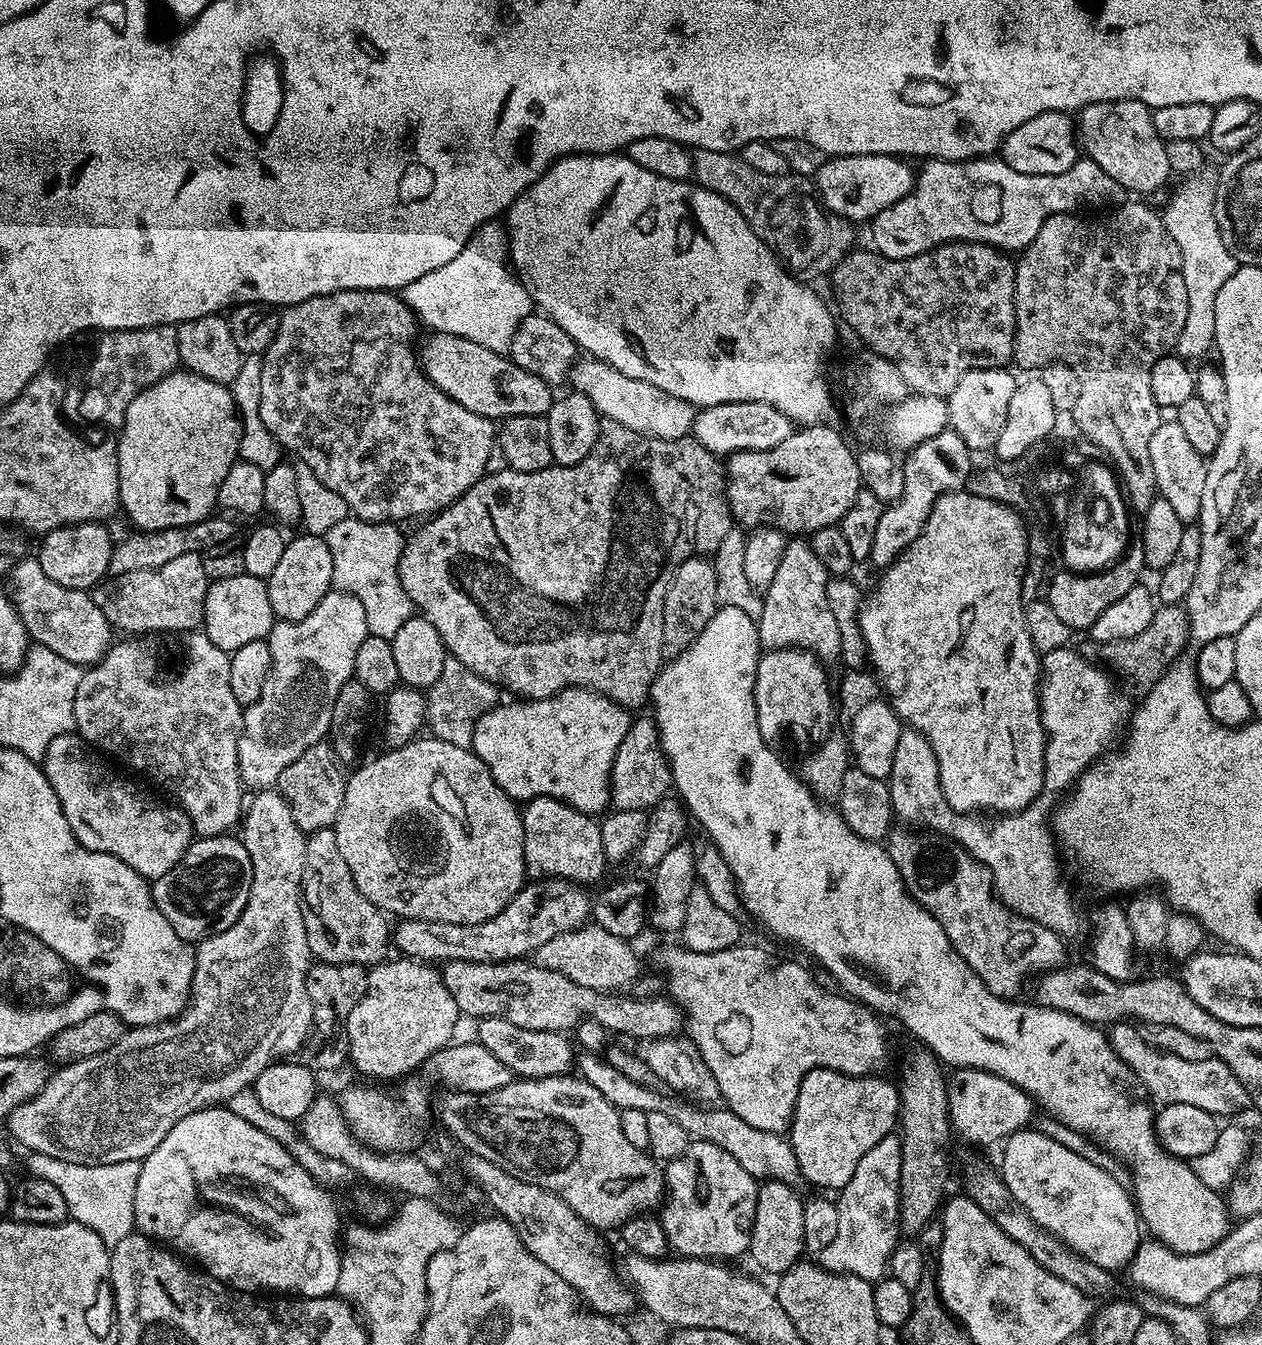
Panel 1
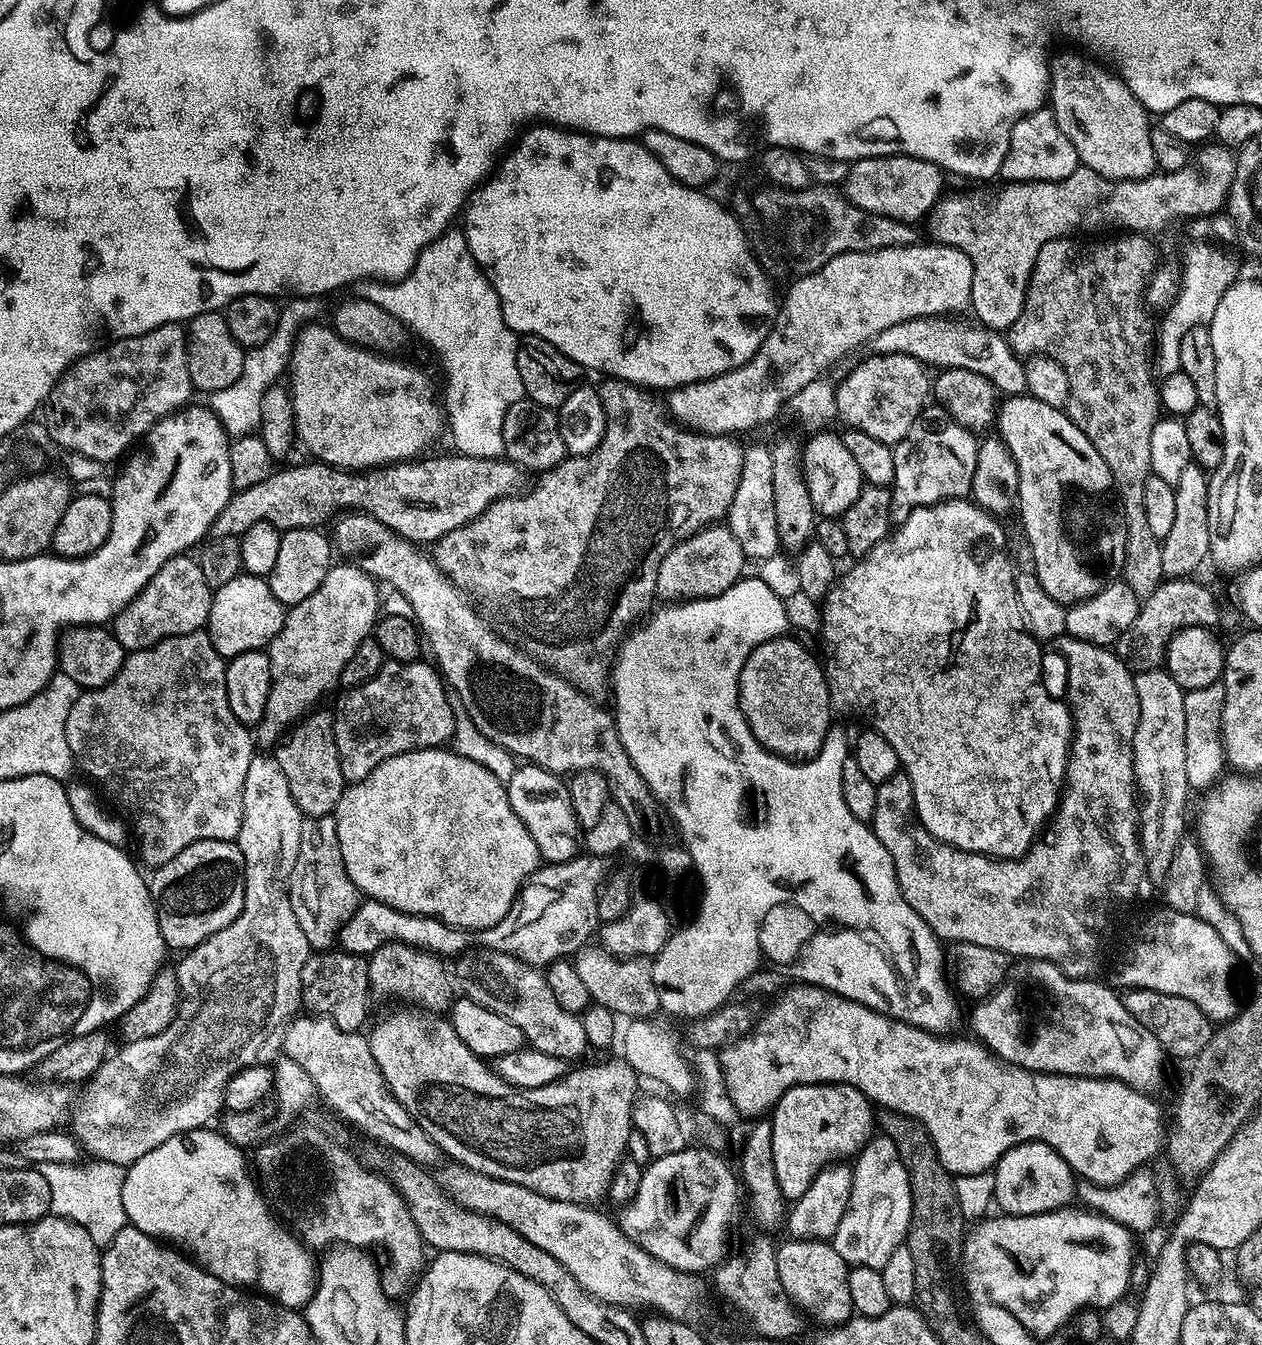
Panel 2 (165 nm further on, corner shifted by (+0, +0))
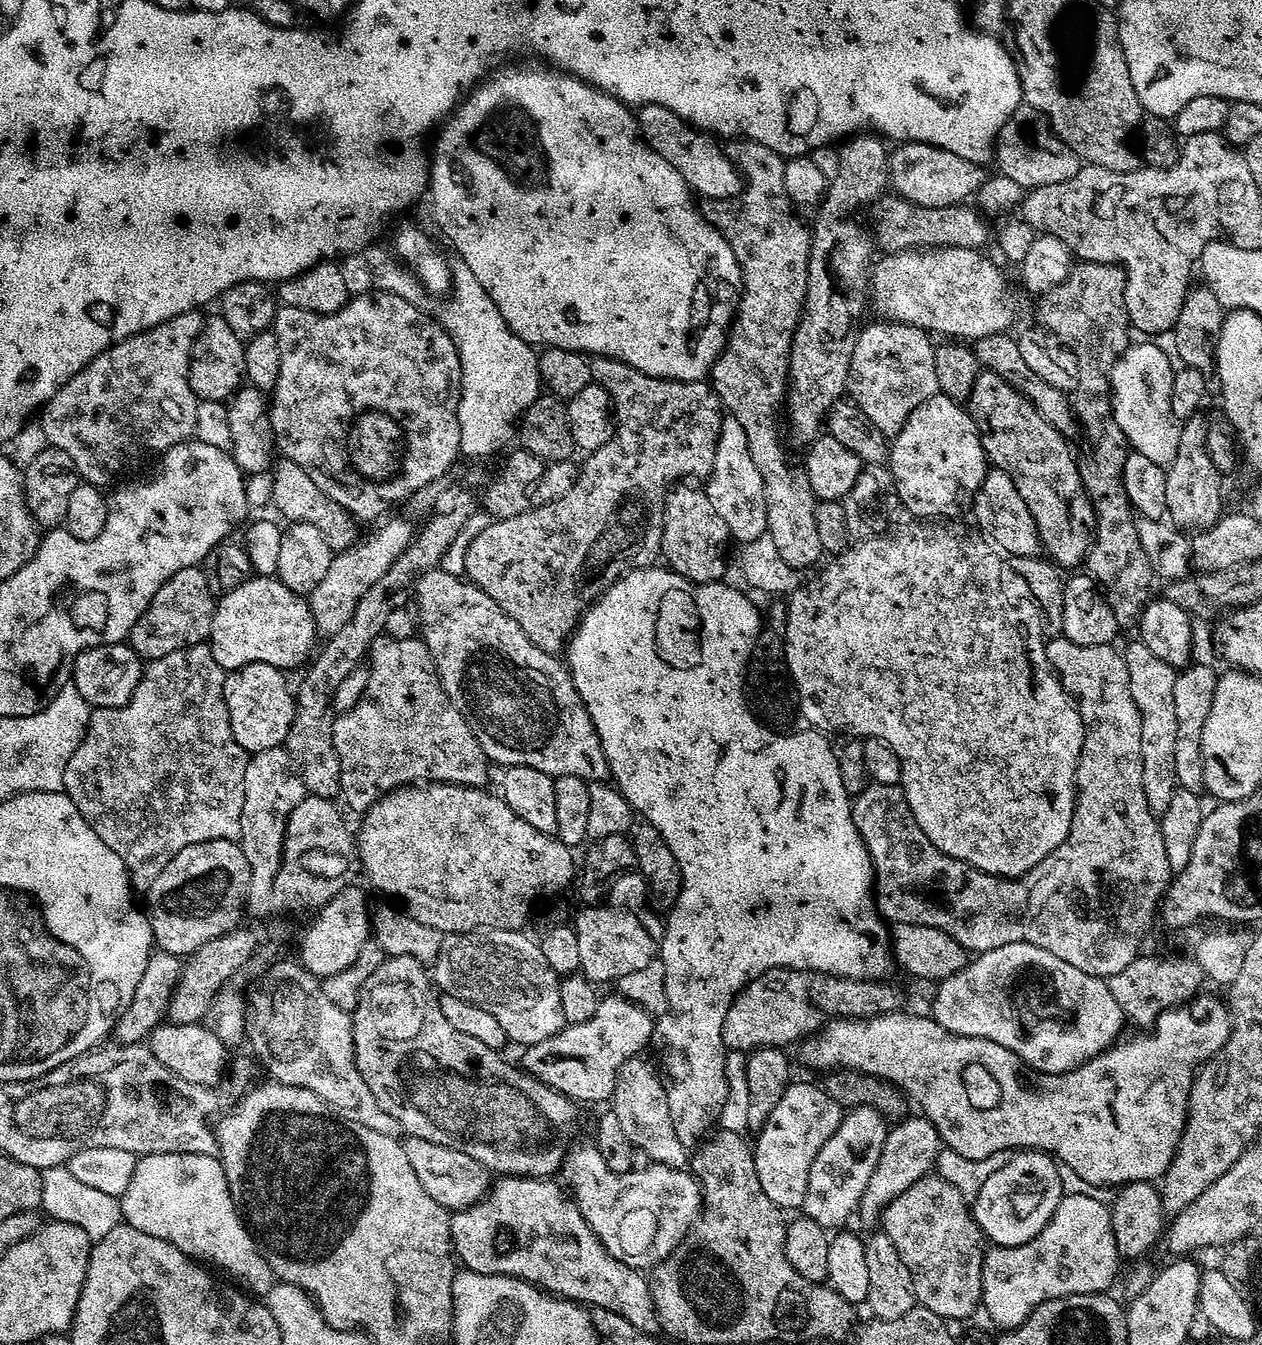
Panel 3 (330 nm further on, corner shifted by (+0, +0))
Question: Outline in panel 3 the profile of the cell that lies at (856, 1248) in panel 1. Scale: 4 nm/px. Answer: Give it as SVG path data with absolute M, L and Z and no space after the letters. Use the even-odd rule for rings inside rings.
M900 1122L889 1127L888 1137L882 1146L882 1154L878 1158L878 1166L874 1166L874 1174L870 1174L870 1186L866 1186L866 1194L862 1194L862 1202L858 1209L859 1219L872 1224L881 1219L884 1207L898 1194L902 1194L914 1182L933 1171L936 1156L939 1154L942 1141L938 1130L931 1126L919 1128L916 1124Z

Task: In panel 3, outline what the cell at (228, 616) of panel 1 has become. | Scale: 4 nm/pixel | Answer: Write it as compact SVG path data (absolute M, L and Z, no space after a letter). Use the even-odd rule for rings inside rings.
M253 575L251 580L242 582L242 586L223 593L217 599L207 643L214 654L214 662L218 662L225 673L250 666L254 662L266 662L275 668L289 670L288 668L298 667L300 663L303 665L313 655L318 644L318 633L308 601L301 593L290 590L281 580L271 576Z

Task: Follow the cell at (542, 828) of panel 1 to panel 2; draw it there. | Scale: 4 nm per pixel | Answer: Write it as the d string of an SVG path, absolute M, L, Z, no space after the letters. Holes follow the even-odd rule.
M524 762L506 784L514 814L518 814L518 818L522 818L522 826L530 830L530 838L534 838L534 846L538 846L541 861L550 864L573 860L582 848L582 829L572 809L568 784L560 780L563 779L557 773Z

